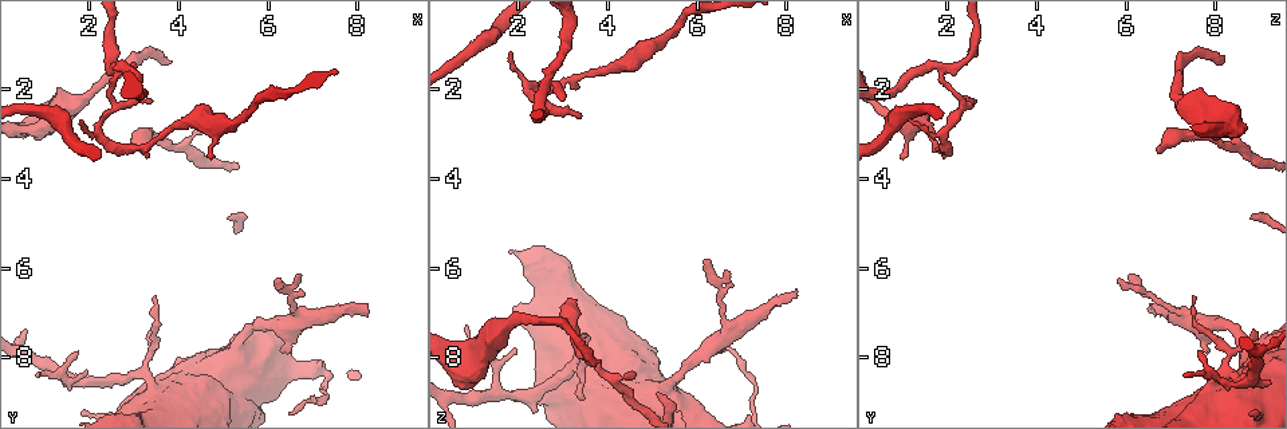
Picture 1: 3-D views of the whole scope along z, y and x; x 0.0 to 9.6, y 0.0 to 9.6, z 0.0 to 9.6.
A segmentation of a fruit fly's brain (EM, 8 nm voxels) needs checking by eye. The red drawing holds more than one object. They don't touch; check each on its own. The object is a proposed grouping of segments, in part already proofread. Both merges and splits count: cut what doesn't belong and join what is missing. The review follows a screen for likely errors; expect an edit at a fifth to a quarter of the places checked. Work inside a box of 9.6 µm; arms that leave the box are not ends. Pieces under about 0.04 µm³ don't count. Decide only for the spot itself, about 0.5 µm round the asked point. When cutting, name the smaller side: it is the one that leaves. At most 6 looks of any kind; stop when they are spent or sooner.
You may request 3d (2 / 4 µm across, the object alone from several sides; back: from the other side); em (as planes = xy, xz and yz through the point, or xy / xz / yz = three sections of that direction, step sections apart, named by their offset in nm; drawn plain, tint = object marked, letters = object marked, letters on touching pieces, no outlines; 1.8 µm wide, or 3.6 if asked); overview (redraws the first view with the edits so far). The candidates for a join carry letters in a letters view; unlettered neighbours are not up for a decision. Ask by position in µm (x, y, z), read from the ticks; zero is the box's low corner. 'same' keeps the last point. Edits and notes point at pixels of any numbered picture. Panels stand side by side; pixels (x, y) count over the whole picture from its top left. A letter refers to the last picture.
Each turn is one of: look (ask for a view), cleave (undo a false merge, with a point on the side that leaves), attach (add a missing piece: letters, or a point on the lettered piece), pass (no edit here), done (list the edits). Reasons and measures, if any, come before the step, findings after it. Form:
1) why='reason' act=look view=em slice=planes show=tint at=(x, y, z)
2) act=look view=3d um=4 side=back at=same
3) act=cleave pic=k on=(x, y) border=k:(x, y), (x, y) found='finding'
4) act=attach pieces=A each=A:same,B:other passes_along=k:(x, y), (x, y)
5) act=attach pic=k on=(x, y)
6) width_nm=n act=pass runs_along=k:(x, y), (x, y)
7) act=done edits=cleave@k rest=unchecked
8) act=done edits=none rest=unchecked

why='free end' act=look view=em slice=planes show=letters at=(8.20, 7.00, 6.50)

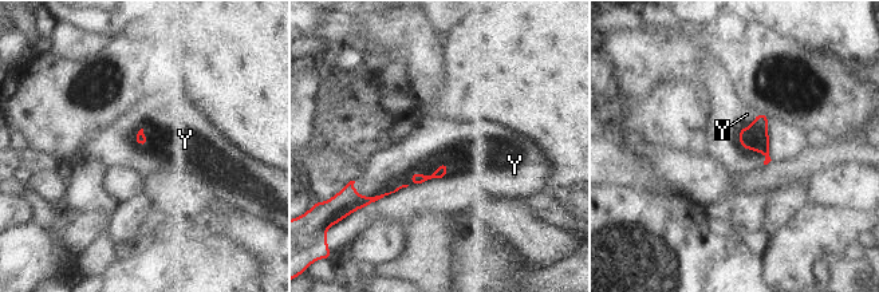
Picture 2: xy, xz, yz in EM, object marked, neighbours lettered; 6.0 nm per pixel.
act=attach pieces=Y each=Y:same passes_along=2:(756, 138), (753, 123), (747, 114) found='the neuron continues'

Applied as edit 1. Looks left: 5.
why='three-way junction' act=look view=3d um=2 at=(2.60, 1.75, 1.95)

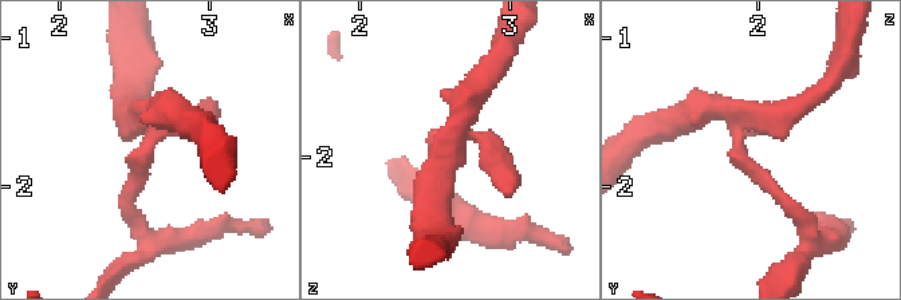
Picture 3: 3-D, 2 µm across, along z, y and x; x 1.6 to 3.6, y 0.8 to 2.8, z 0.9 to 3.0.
act=look view=em slice=yz step=8 show=tint at=(2.58, 1.76, 1.90)

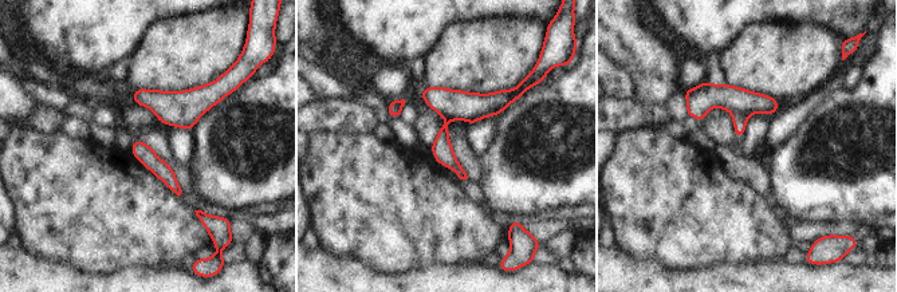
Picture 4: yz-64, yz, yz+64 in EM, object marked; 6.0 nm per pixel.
act=look view=em slice=planes show=letters at=same

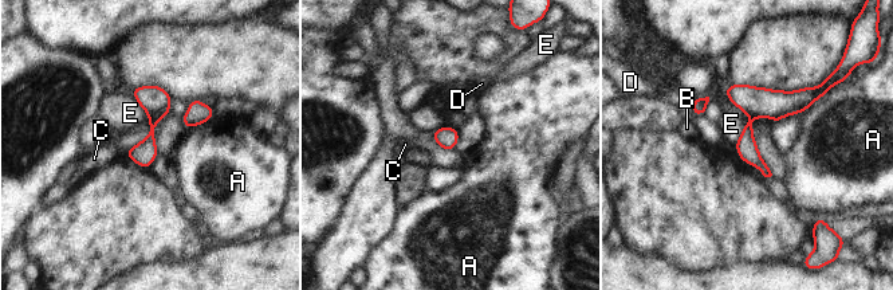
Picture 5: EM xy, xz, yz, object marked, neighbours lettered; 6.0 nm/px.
width_nm=130 act=cleave pic=5 on=(152, 98) each=A:other,B:other,C:other,D:other,E:other border=5:(168, 105), (150, 120) found='two neurons meet here'

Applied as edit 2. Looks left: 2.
why='see it whole again' act=look view=overview

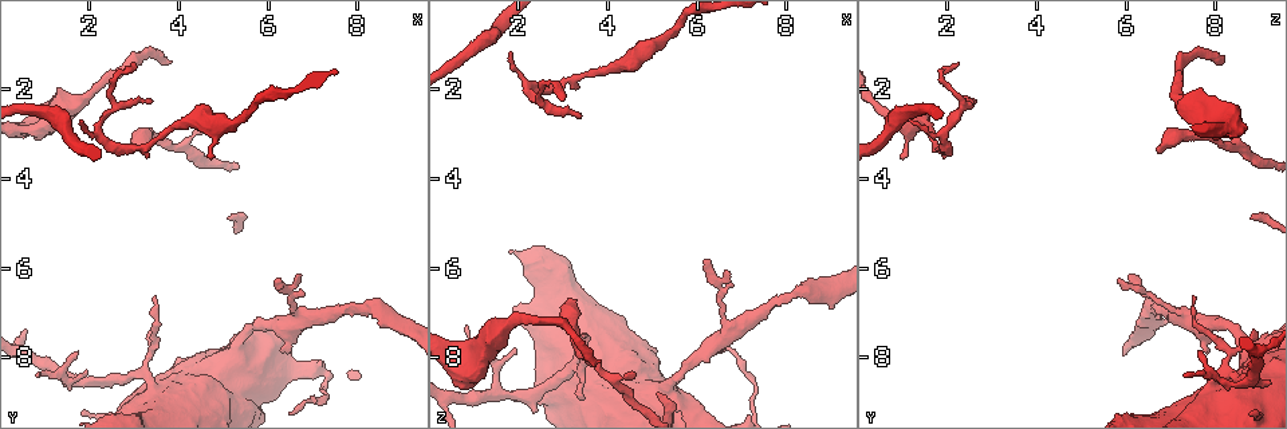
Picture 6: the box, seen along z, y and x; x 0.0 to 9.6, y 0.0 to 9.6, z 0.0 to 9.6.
why='calibre changes' act=look view=em slice=planes show=letters at=(3.20, 8.35, 8.10)

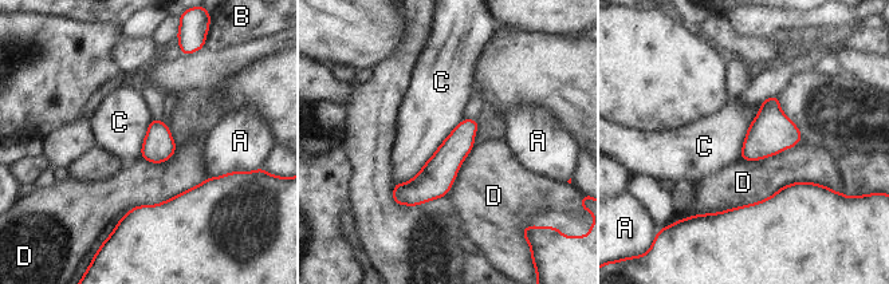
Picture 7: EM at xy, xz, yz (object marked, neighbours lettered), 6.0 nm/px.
act=pass each=A:other,B:other,C:other,D:other found='one neuron here'

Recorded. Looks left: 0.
act=done edits=attach@2,cleave@5 rest=unchecked

